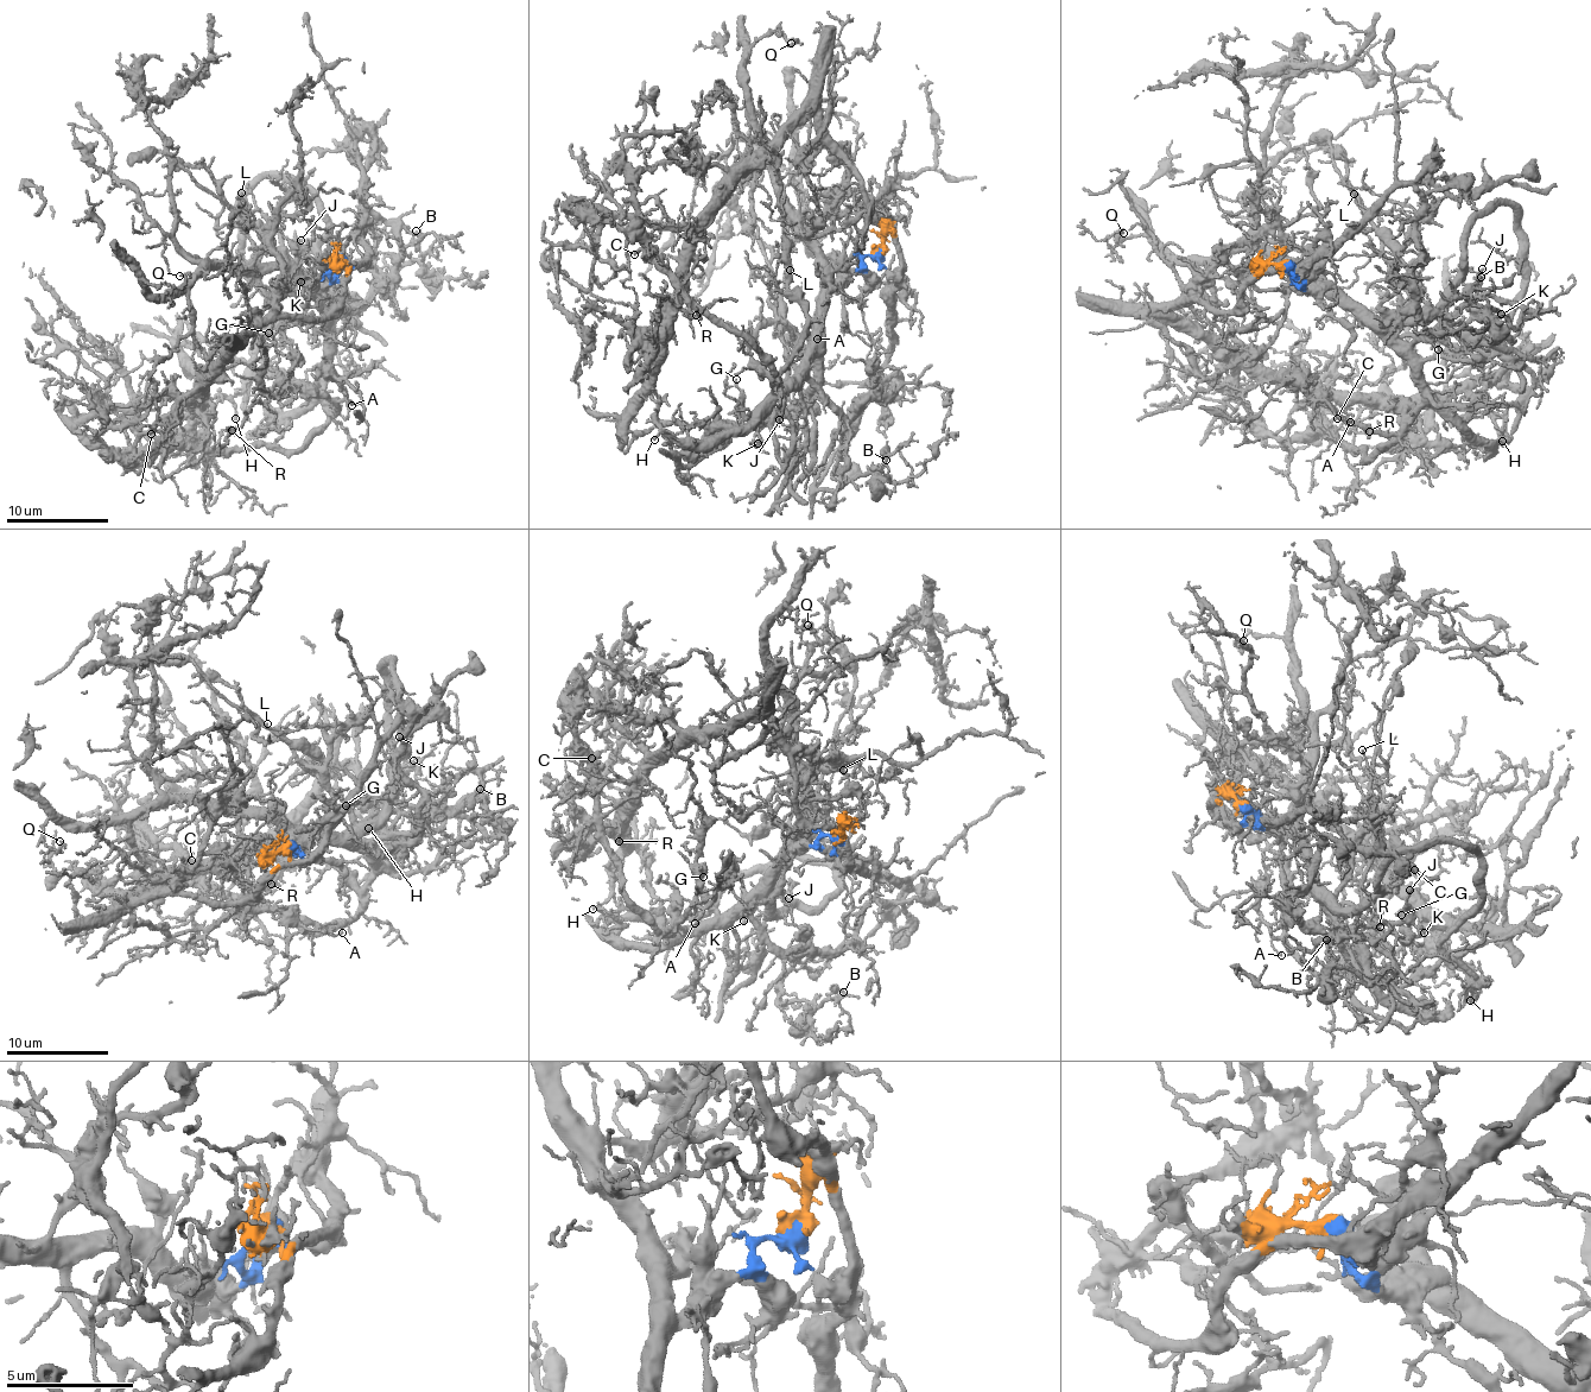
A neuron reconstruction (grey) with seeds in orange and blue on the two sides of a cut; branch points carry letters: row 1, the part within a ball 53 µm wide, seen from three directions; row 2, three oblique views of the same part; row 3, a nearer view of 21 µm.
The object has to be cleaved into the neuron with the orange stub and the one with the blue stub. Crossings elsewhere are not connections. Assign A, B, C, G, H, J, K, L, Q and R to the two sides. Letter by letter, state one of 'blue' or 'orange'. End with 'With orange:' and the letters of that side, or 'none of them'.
A: blue
B: blue
C: blue
G: blue
H: blue
J: blue
K: blue
L: blue
Q: blue
R: blue
With orange: none of them

